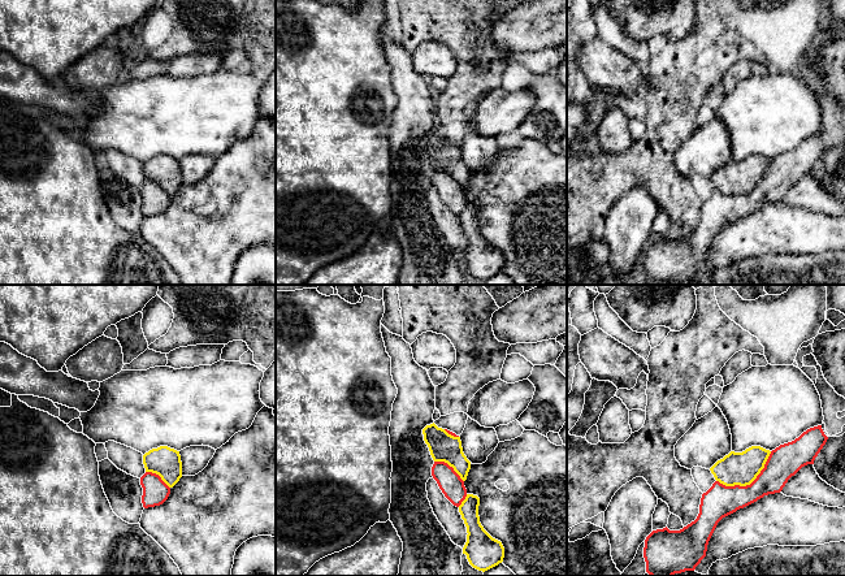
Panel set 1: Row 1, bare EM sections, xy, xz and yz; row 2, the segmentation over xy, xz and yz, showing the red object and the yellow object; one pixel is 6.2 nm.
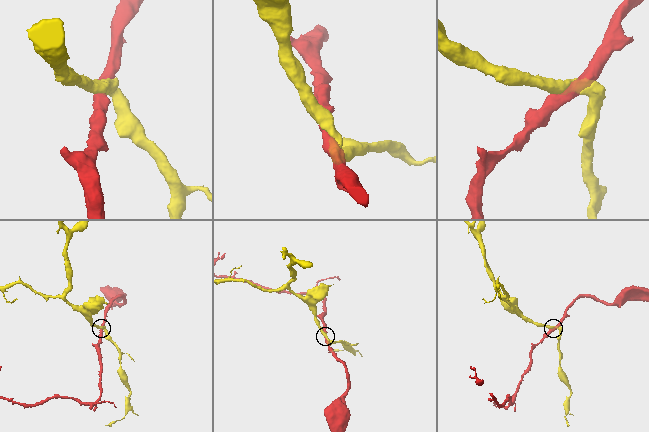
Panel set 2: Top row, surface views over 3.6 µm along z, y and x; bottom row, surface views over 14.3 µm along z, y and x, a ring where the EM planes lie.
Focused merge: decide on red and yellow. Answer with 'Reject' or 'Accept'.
Reject

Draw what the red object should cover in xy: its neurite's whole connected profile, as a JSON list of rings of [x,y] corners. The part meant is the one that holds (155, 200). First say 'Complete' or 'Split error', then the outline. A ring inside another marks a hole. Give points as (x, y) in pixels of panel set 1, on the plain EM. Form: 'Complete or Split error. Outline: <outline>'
Complete. Outline: [[[146,181],[140,186],[140,194],[143,196],[142,212],[144,217],[162,213],[170,203],[170,196],[159,183],[152,181]]]

